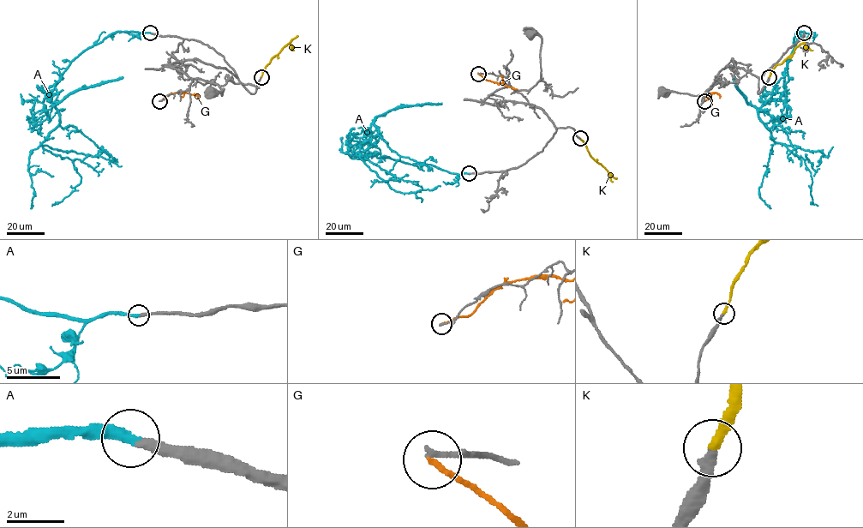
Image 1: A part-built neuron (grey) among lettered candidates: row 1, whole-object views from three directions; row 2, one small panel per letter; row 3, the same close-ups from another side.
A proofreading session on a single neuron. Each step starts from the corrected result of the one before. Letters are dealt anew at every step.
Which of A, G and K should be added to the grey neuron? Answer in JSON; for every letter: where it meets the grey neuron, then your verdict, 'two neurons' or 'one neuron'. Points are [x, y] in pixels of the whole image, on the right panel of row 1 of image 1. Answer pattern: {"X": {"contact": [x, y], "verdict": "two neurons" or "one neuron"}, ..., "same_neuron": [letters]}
{"A": {"contact": [804, 32], "verdict": "one neuron"}, "G": {"contact": [704, 101], "verdict": "two neurons"}, "K": {"contact": [769, 77], "verdict": "one neuron"}, "same_neuron": ["A", "K"]}

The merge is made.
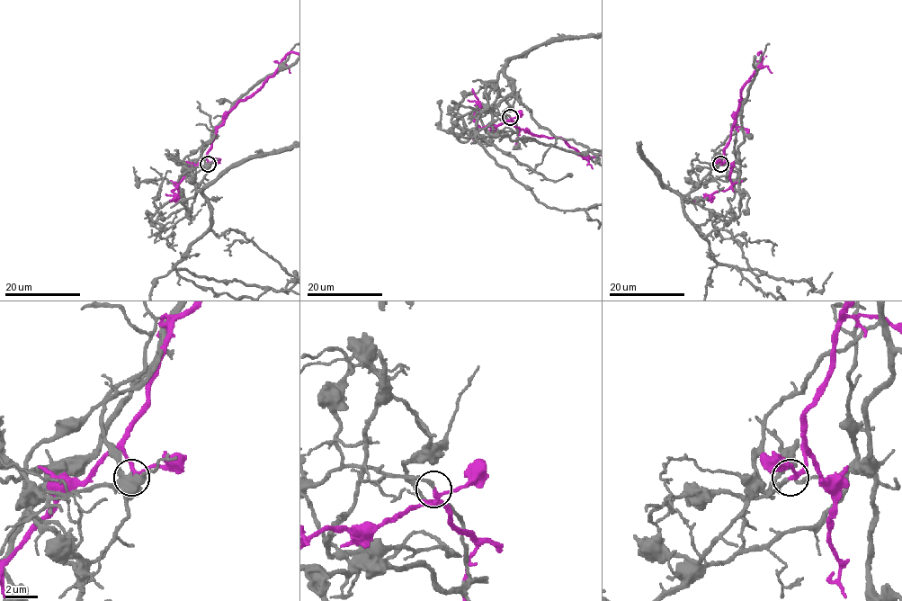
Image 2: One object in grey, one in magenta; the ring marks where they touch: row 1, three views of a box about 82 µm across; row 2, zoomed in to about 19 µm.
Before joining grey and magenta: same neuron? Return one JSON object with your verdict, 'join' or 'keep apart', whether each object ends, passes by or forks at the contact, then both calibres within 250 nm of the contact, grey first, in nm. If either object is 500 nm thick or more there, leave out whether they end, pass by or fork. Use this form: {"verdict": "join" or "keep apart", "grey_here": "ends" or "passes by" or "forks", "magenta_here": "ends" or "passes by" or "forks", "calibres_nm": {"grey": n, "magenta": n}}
{"verdict": "keep apart", "grey_here": "ends", "magenta_here": "passes by", "calibres_nm": {"grey": 240, "magenta": 220}}

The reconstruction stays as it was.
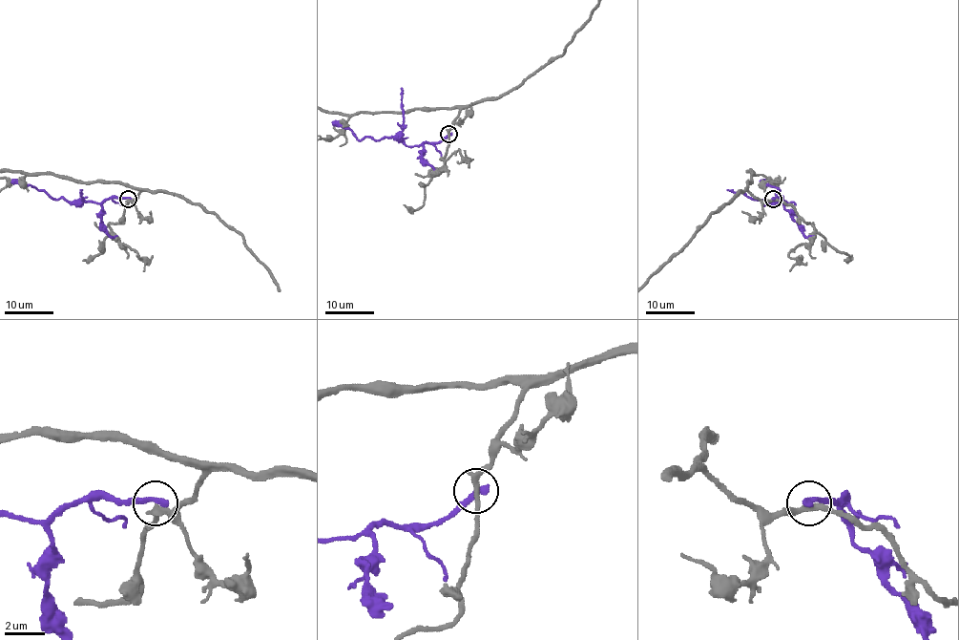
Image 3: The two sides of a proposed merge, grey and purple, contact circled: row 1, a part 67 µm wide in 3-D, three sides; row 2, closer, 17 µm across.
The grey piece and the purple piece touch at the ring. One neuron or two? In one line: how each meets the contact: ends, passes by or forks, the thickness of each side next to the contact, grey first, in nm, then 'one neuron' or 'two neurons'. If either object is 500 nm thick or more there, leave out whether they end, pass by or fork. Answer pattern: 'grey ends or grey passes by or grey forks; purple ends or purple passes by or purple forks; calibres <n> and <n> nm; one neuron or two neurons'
grey passes by; purple ends; calibres 260 and 360 nm; two neurons

